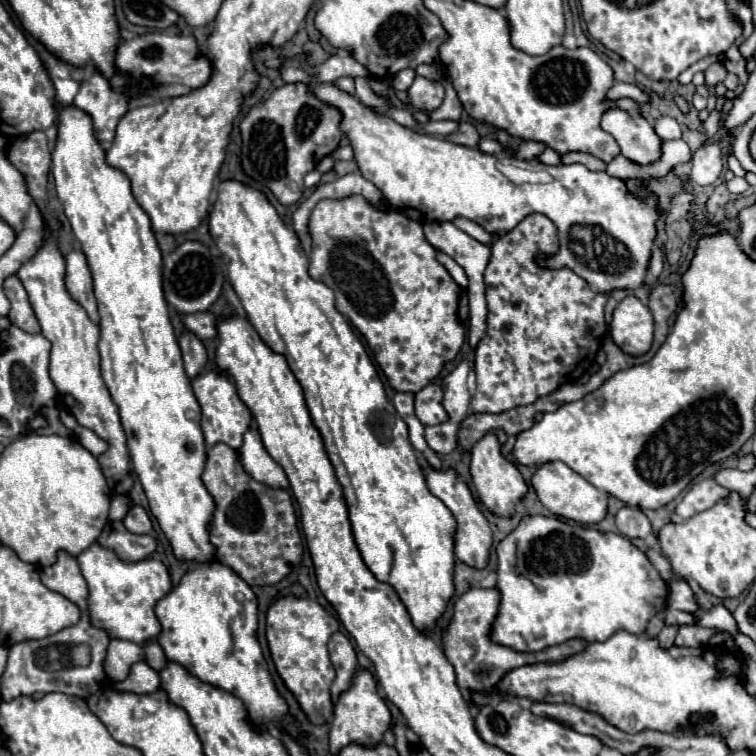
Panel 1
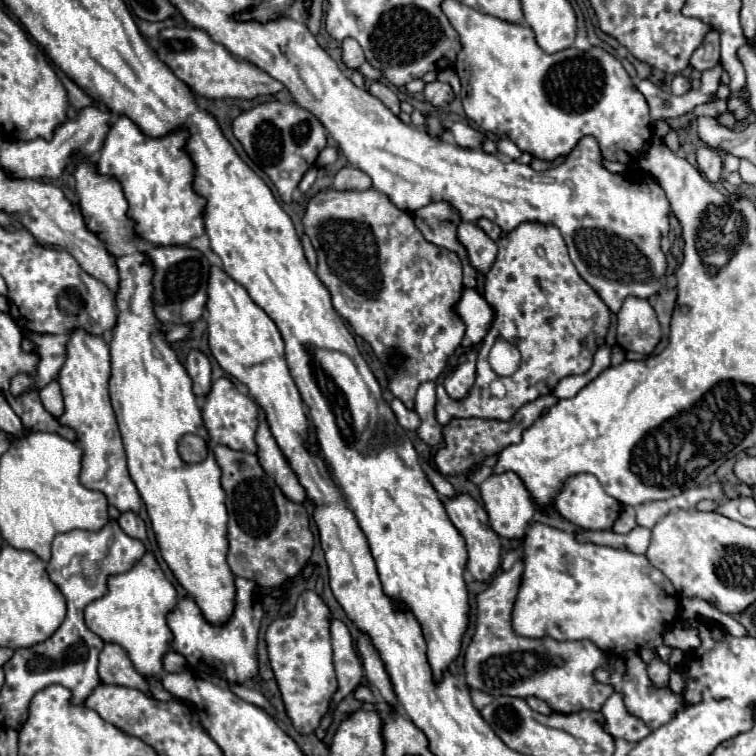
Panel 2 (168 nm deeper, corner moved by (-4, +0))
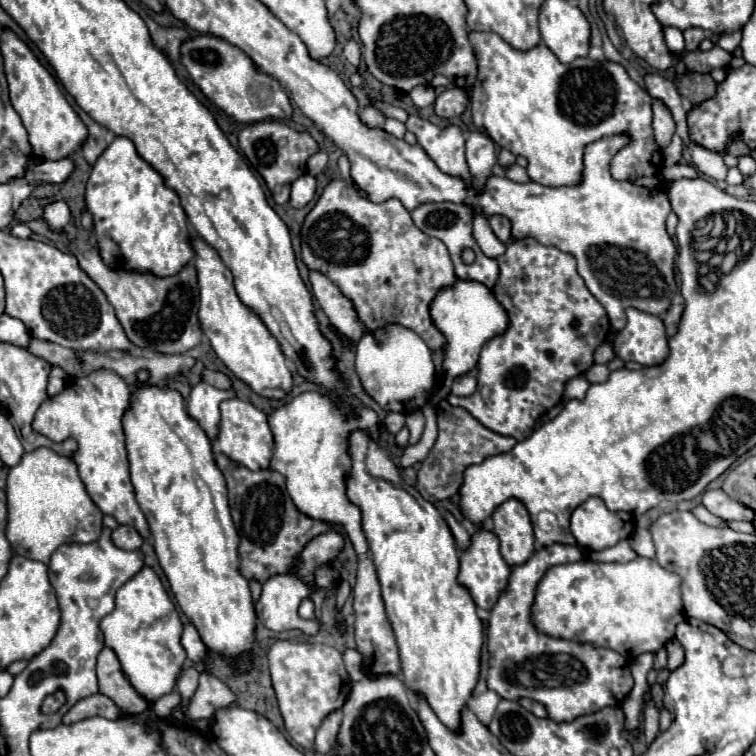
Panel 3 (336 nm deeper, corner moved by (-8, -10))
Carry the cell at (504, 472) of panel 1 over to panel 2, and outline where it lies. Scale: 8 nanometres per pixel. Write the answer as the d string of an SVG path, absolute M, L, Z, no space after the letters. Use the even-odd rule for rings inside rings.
M505 472L499 476L489 476L483 484L481 484L481 498L485 502L485 510L489 514L491 520L491 528L509 540L523 540L525 538L525 528L529 526L533 514L535 514L535 504L531 500L531 494L527 492L525 484L521 482L521 478L513 472Z

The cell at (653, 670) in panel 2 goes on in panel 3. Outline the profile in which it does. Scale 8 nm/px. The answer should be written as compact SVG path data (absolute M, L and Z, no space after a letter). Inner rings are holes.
M649 698L645 702L645 708L643 708L643 716L645 716L645 738L647 742L651 744L651 740L657 736L659 732L659 708L655 706L653 698Z

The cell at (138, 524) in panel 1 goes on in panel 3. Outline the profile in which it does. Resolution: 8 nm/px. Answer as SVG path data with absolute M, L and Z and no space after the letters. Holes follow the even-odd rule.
M119 526L117 530L113 530L111 538L123 550L139 550L143 544L143 538L133 526Z

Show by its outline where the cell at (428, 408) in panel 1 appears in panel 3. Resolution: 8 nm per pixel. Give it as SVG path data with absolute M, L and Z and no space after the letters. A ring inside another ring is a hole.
M535 238L515 240L507 246L505 254L497 258L497 264L499 280L493 286L493 294L497 302L507 310L509 328L483 346L477 364L479 386L475 394L467 398L455 398L451 394L449 404L465 408L485 428L497 434L525 440L533 432L535 420L561 400L567 380L587 372L593 366L593 354L597 346L607 340L609 318L605 308L595 300L583 278L577 274L575 258L555 246L543 246Z

